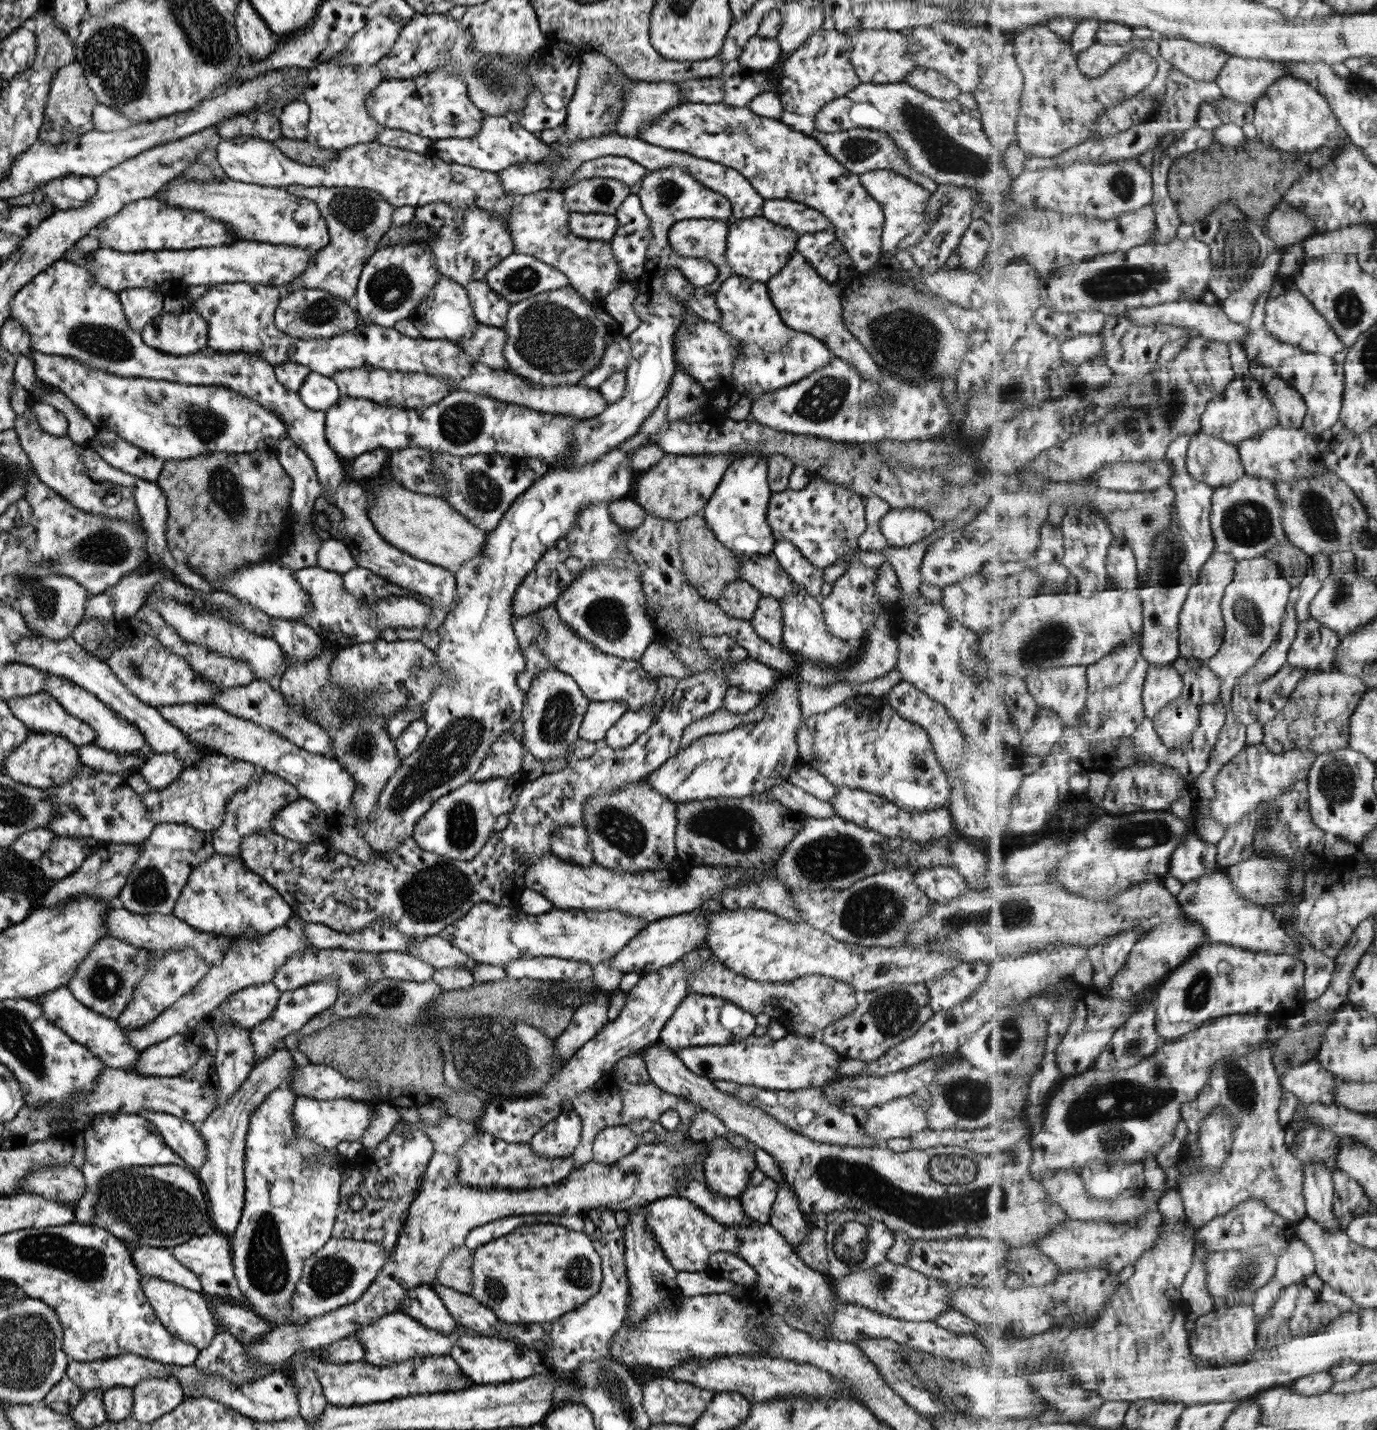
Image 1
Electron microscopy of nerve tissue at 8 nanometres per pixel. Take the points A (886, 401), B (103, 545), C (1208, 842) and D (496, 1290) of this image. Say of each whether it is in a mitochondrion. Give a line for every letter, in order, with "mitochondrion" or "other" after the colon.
A: mitochondrion
B: mitochondrion
C: other
D: mitochondrion

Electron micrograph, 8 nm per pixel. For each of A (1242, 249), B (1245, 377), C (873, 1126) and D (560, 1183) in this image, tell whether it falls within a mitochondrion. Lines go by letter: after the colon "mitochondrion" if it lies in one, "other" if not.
A: mitochondrion
B: other
C: other
D: other

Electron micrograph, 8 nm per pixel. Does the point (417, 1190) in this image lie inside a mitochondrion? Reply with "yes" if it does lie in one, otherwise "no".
no

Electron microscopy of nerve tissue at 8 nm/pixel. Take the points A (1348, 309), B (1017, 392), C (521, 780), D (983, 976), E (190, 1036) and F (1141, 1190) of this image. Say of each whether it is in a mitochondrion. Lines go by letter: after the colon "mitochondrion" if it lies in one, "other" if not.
A: mitochondrion
B: mitochondrion
C: other
D: other
E: other
F: other

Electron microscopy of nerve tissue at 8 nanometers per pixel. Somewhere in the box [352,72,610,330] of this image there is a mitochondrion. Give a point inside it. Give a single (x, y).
(389, 288)

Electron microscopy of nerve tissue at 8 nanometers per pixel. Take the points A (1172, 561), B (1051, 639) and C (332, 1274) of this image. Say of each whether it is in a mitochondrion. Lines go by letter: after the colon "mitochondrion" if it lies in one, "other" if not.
A: mitochondrion
B: mitochondrion
C: mitochondrion

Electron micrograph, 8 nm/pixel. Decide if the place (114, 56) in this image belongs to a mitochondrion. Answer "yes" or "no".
yes

